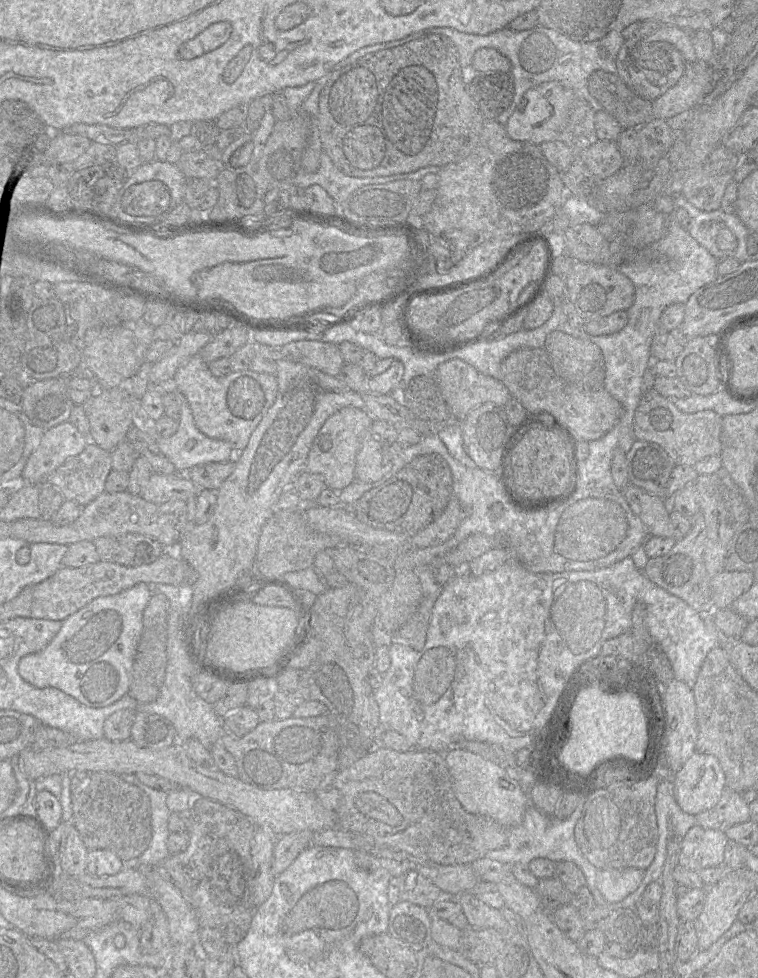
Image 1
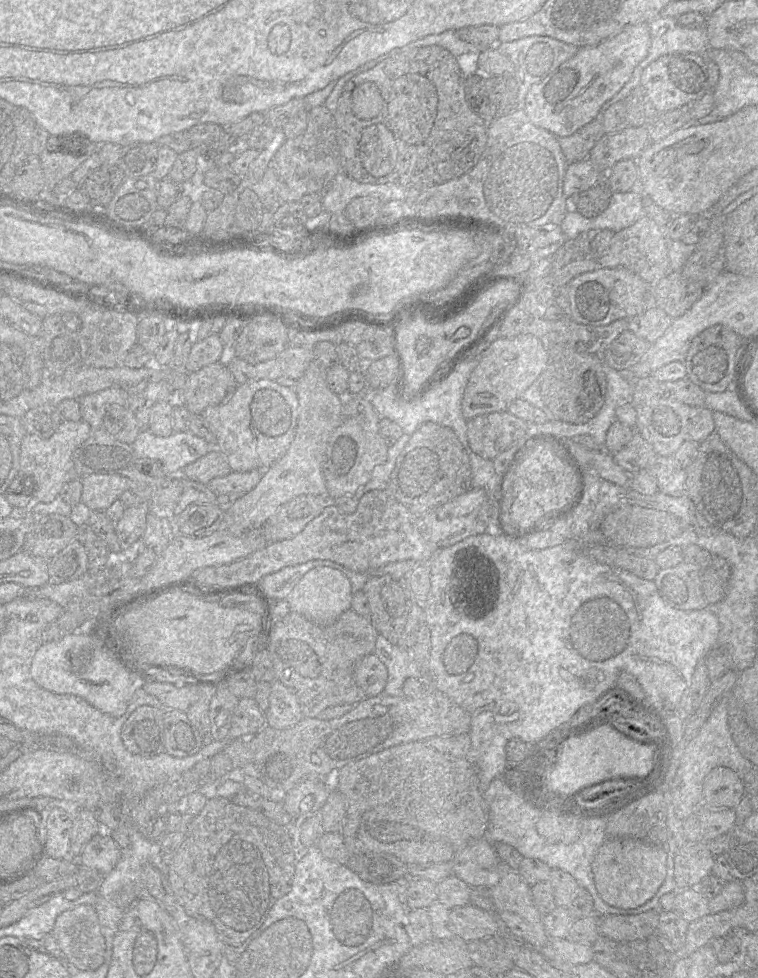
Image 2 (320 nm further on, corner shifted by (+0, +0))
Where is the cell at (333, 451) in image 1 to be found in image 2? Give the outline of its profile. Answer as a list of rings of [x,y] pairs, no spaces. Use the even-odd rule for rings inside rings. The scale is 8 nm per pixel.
[[[313,360],[302,377],[296,380],[294,390],[298,397],[299,415],[293,441],[285,454],[275,461],[270,467],[264,470],[259,483],[236,502],[224,507],[224,527],[232,534],[243,534],[245,531],[254,528],[262,528],[267,520],[276,511],[296,496],[311,494],[327,497],[327,488],[322,473],[322,464],[328,440],[333,431],[342,422],[343,397],[330,390],[325,378],[325,371],[315,360]]]

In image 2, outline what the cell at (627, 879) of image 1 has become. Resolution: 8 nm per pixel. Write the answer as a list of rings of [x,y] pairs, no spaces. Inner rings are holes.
[[[607,838],[599,848],[592,872],[596,888],[602,899],[619,909],[641,907],[657,894],[667,876],[668,851],[635,838]]]

